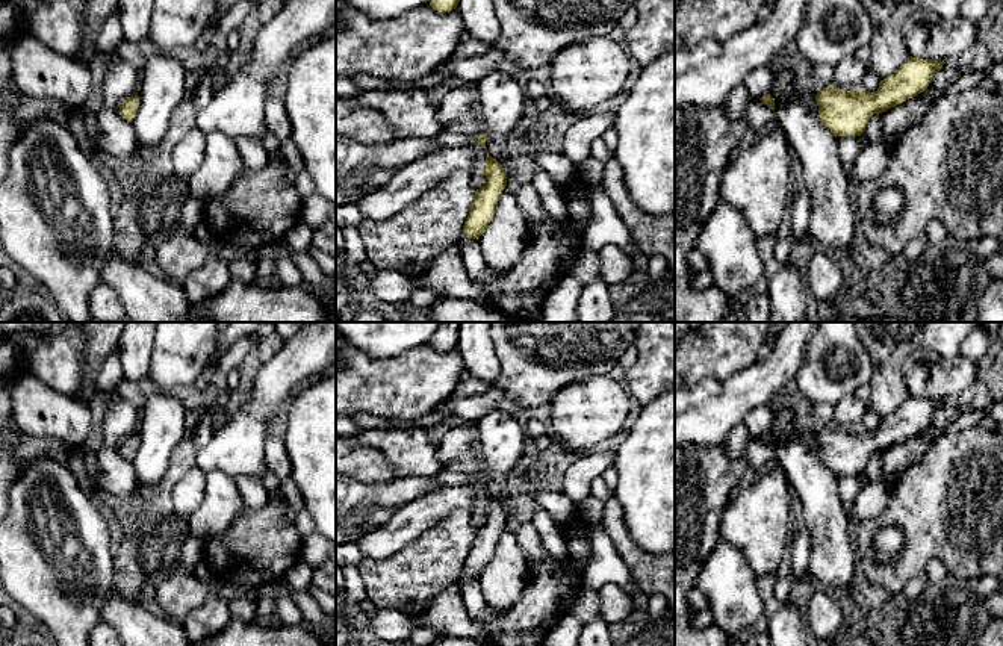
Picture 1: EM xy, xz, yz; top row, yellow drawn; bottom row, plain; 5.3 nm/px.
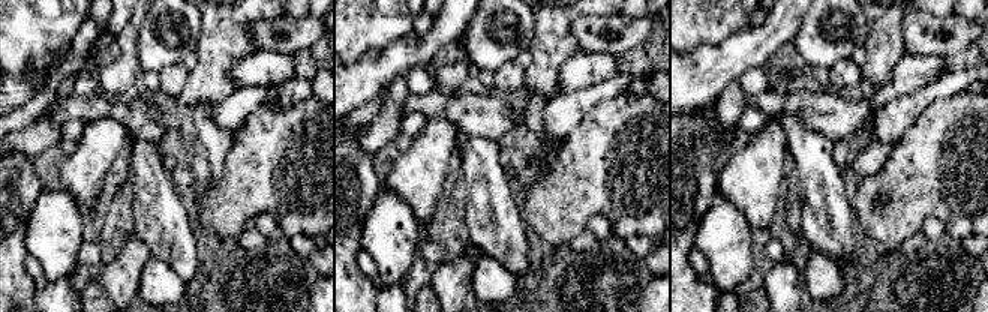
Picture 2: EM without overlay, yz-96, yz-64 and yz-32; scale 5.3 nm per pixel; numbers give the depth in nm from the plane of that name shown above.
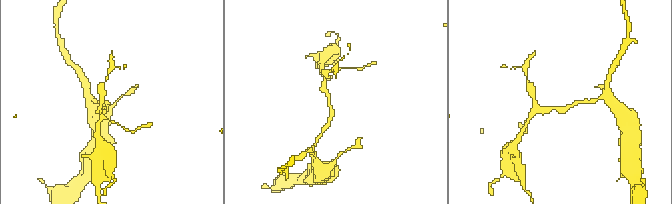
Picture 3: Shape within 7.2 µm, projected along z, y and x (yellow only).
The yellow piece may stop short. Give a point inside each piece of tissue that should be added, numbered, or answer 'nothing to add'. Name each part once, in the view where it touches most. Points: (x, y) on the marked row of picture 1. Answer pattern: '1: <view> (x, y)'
nothing to add

